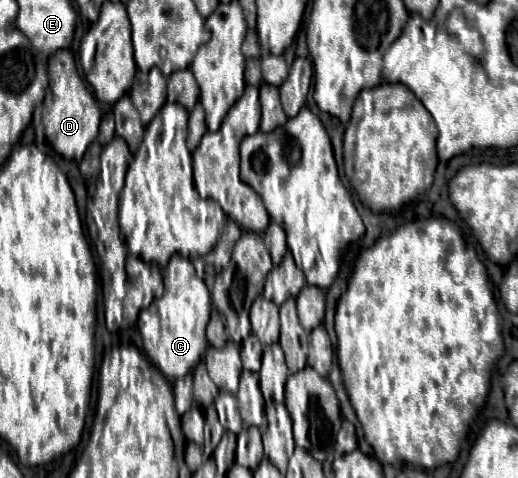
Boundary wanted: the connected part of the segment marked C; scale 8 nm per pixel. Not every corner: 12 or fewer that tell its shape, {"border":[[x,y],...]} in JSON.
{"border":[[174,254],[137,328],[168,378],[208,348],[210,294]]}

